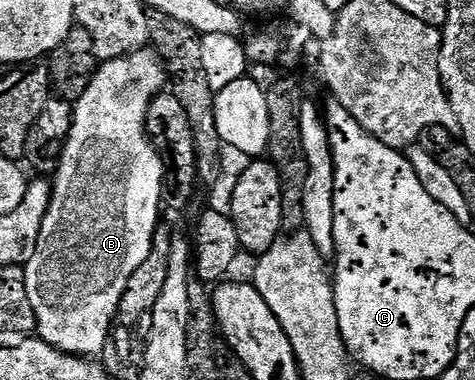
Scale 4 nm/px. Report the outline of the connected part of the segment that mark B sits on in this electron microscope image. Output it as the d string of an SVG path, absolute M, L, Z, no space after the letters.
M143 47L129 53L127 57L117 57L111 61L101 62L98 70L94 72L94 78L88 83L88 91L84 91L84 95L80 95L80 99L73 102L74 122L72 123L72 131L66 140L62 157L57 163L56 172L53 174L55 177L52 177L50 206L44 215L44 223L40 227L40 239L36 243L36 251L30 262L24 267L26 270L26 290L28 291L28 299L32 303L37 336L41 340L47 341L52 348L60 350L61 353L87 359L97 358L101 354L102 348L109 342L110 329L114 325L114 316L120 307L120 299L124 299L128 279L132 279L136 267L140 267L152 251L154 233L160 224L158 204L164 201L164 162L159 146L151 141L150 135L146 131L146 116L150 110L150 104L158 98L159 93L167 88L167 85L168 73L158 53Z

